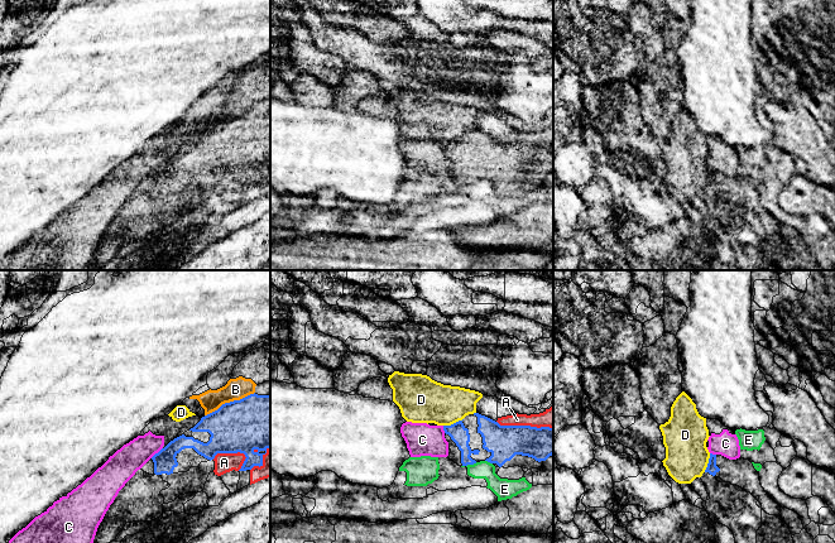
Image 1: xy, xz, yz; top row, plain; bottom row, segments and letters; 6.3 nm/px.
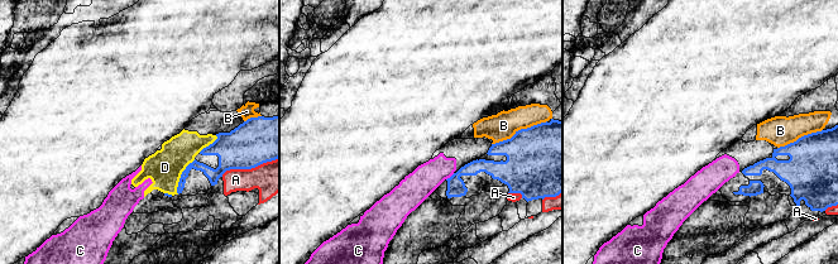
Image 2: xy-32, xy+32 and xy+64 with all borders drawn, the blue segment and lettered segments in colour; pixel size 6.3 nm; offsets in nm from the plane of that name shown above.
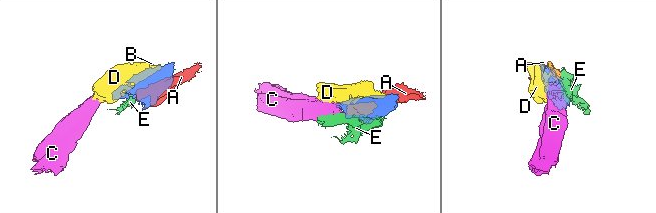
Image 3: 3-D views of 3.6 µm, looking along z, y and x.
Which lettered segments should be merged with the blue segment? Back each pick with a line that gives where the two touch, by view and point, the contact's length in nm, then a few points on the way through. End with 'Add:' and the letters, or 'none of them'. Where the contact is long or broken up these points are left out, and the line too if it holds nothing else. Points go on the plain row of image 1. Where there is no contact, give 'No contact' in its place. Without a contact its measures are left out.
A: Touches blue at xz (524, 143). Shared border 360 nm
Add: A

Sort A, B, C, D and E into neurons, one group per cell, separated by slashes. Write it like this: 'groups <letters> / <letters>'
groups A / B C / D / E

